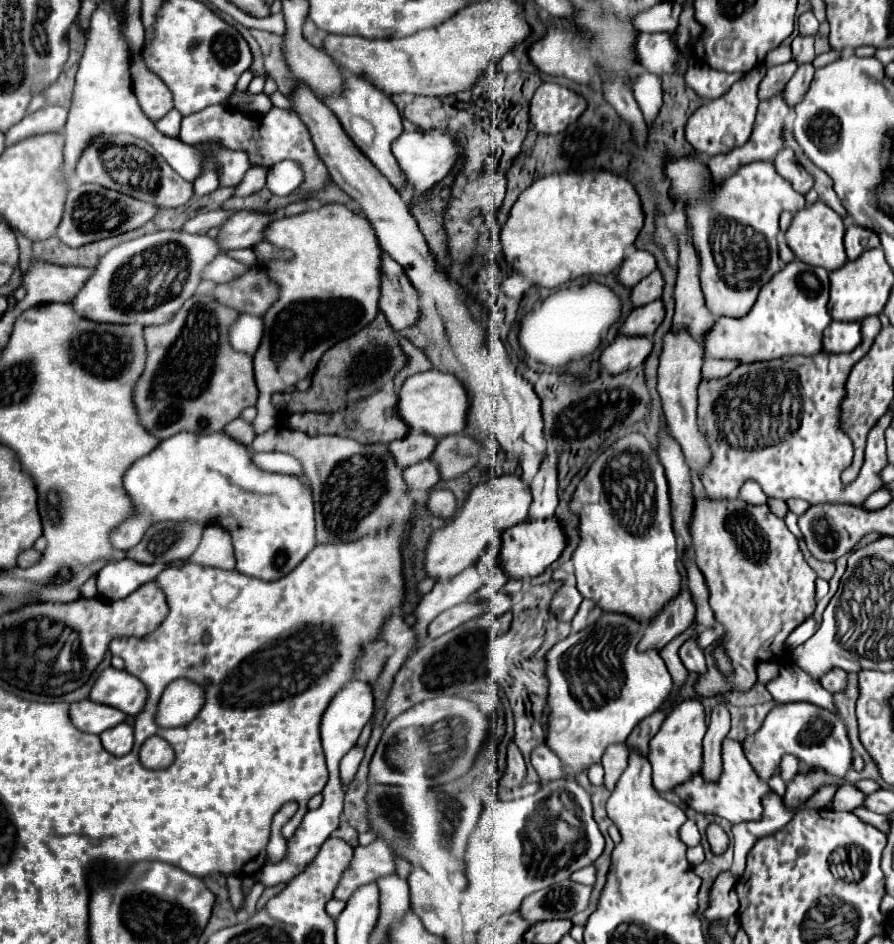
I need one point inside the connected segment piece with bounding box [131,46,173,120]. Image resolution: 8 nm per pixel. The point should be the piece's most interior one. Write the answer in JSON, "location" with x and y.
{"location":[156,100]}

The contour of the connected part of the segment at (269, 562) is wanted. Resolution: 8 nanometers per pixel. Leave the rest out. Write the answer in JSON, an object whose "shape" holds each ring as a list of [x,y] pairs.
{"shape":[[[223,430],[215,434],[181,432],[163,440],[155,452],[127,470],[123,484],[137,512],[111,534],[111,542],[119,550],[133,548],[155,522],[191,518],[203,524],[219,524],[231,534],[241,574],[279,580],[315,548],[311,490],[297,476],[257,468],[249,448]]]}

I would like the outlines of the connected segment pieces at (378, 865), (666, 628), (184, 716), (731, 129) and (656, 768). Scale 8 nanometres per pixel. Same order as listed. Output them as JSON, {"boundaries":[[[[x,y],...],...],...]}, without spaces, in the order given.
{"boundaries":[[[[375,838],[369,846],[357,846],[351,866],[343,874],[335,890],[335,898],[347,900],[359,886],[375,882],[393,872],[395,872],[395,854],[381,838]]],[[[681,590],[681,594],[671,600],[663,612],[655,616],[655,622],[645,628],[645,634],[639,642],[639,652],[647,650],[663,650],[675,636],[681,636],[695,620],[695,604],[689,590]]],[[[175,680],[164,690],[157,710],[157,724],[163,728],[189,724],[205,704],[205,692],[191,680]]],[[[765,64],[755,66],[751,72],[747,72],[739,82],[735,82],[731,86],[729,92],[725,92],[719,98],[707,100],[701,108],[697,108],[697,112],[689,118],[685,134],[689,144],[705,156],[715,156],[715,154],[725,154],[731,152],[737,146],[747,144],[747,140],[751,138],[753,132],[753,122],[755,122],[755,114],[757,114],[757,90],[759,90],[759,82],[765,76]]],[[[683,700],[665,718],[661,730],[649,742],[649,762],[653,766],[653,786],[657,792],[673,792],[677,786],[693,778],[703,764],[701,740],[705,736],[705,710],[699,700]]]]}

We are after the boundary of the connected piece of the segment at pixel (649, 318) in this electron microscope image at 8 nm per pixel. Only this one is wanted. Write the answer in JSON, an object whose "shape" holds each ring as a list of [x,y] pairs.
{"shape":[[[655,300],[647,306],[635,308],[623,322],[619,332],[625,336],[653,336],[663,318],[665,318],[665,304],[661,300]]]}

